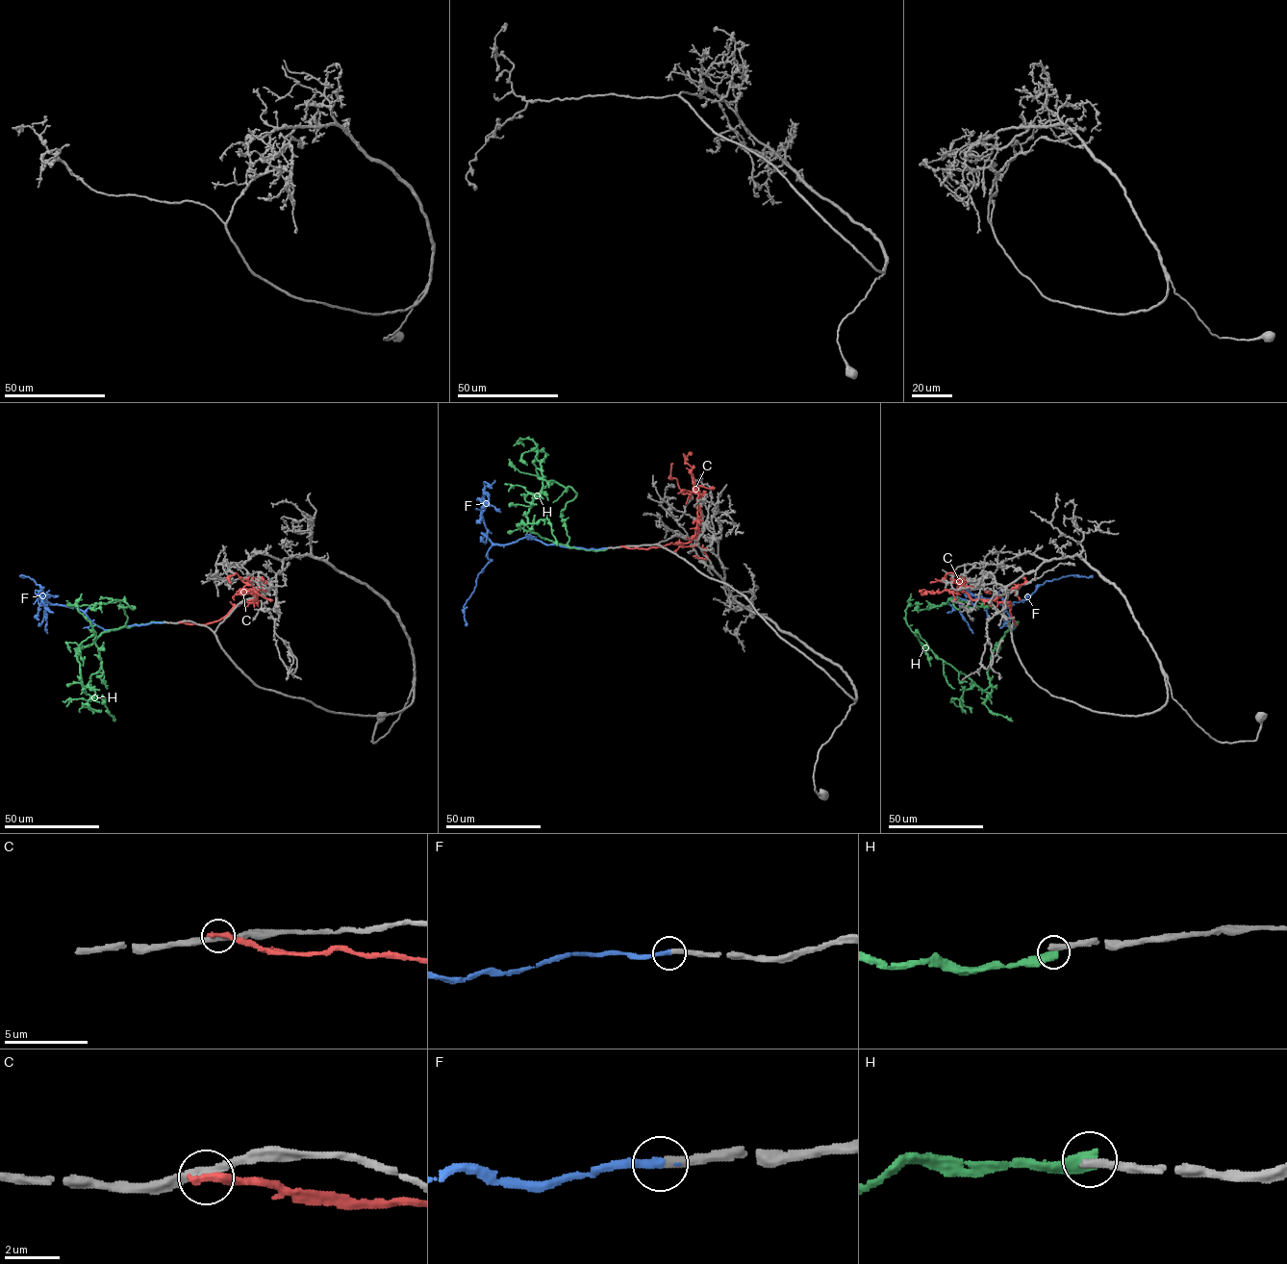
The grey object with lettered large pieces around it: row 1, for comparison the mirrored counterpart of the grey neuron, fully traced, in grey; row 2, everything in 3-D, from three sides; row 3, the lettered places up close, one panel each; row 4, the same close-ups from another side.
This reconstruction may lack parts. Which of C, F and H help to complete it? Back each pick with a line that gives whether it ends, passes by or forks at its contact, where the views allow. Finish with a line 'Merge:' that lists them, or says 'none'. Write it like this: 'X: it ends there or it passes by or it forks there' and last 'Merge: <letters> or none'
F: it ends there
Merge: F

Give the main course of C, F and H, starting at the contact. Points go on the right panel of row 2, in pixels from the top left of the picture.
C: (1013, 622), (1016, 624), (1010, 602), (972, 600), (961, 591), (961, 580), (953, 573), (930, 582)
F: (1015, 622), (1012, 630), (1003, 617), (1005, 609), (1014, 602), (1025, 599), (1039, 585), (1063, 576), (1093, 575)
H: (1016, 621), (995, 645), (987, 673), (992, 691), (985, 692), (938, 659), (913, 632), (905, 618), (911, 594)

